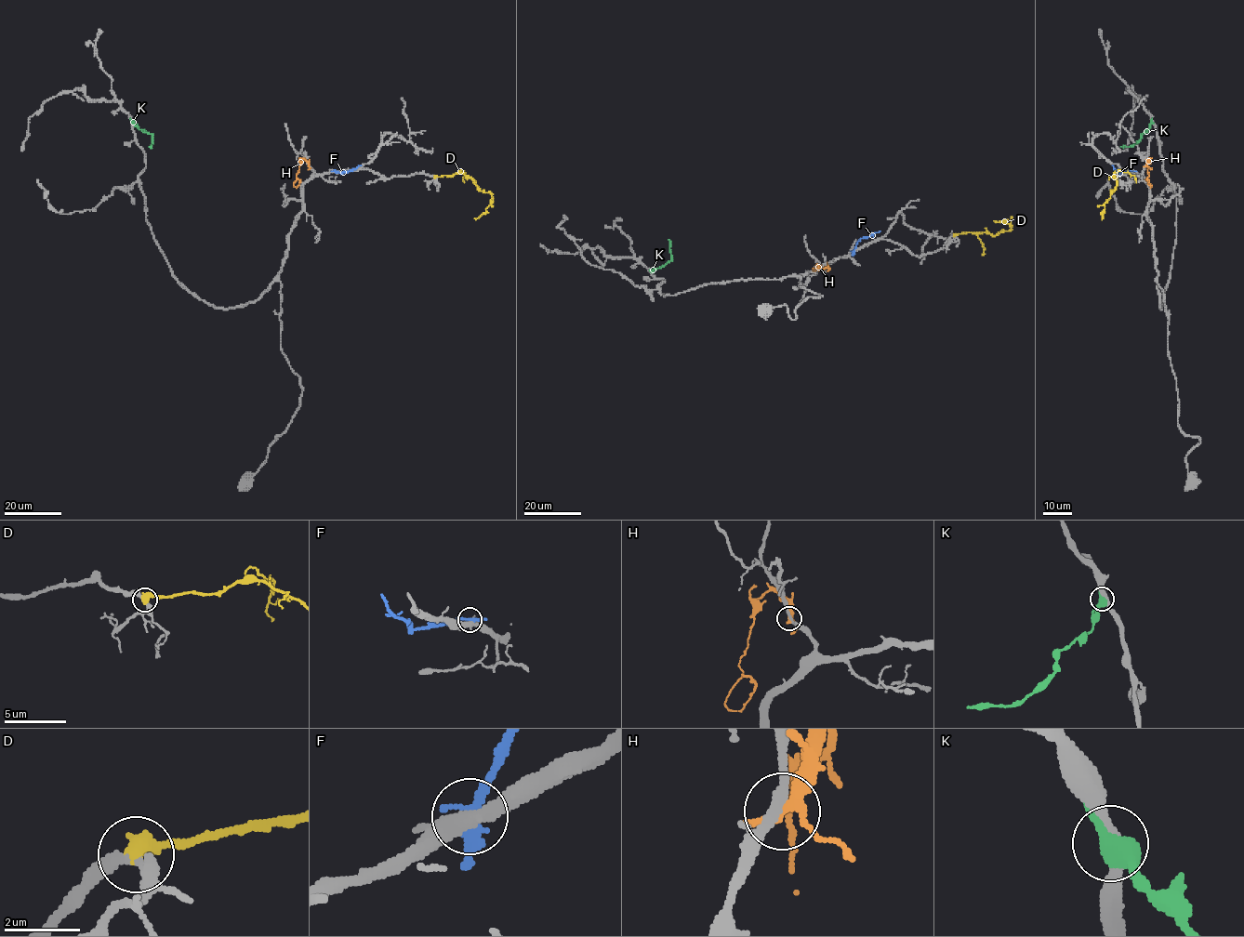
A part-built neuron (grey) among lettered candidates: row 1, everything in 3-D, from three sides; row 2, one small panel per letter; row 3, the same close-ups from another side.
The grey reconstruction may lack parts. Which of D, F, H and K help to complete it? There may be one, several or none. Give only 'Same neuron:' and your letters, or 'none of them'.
Same neuron: D

